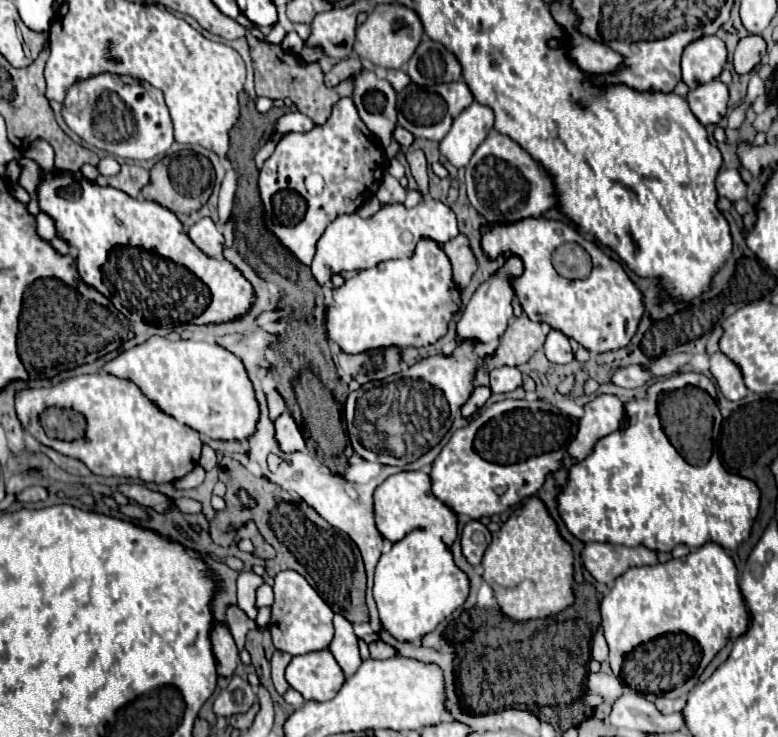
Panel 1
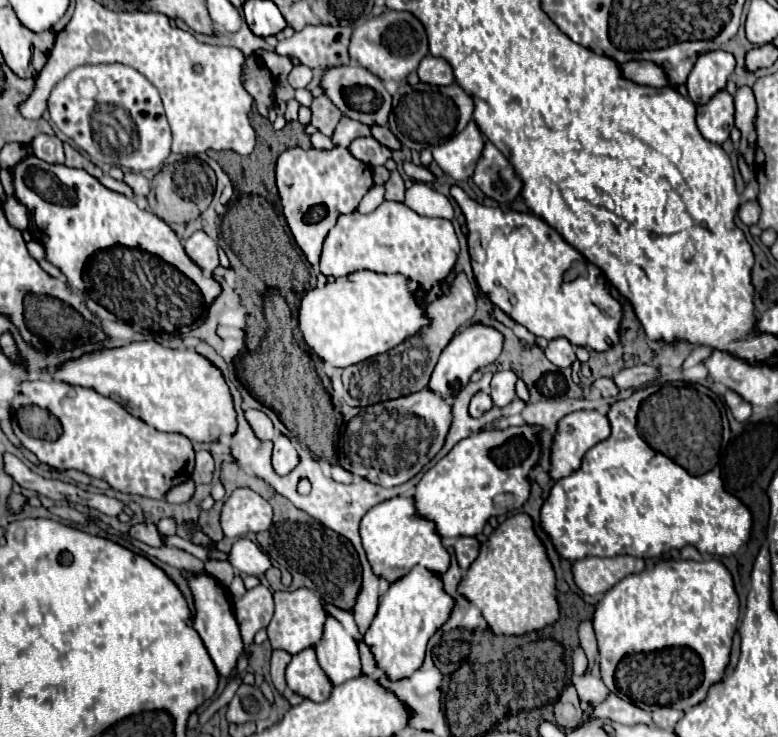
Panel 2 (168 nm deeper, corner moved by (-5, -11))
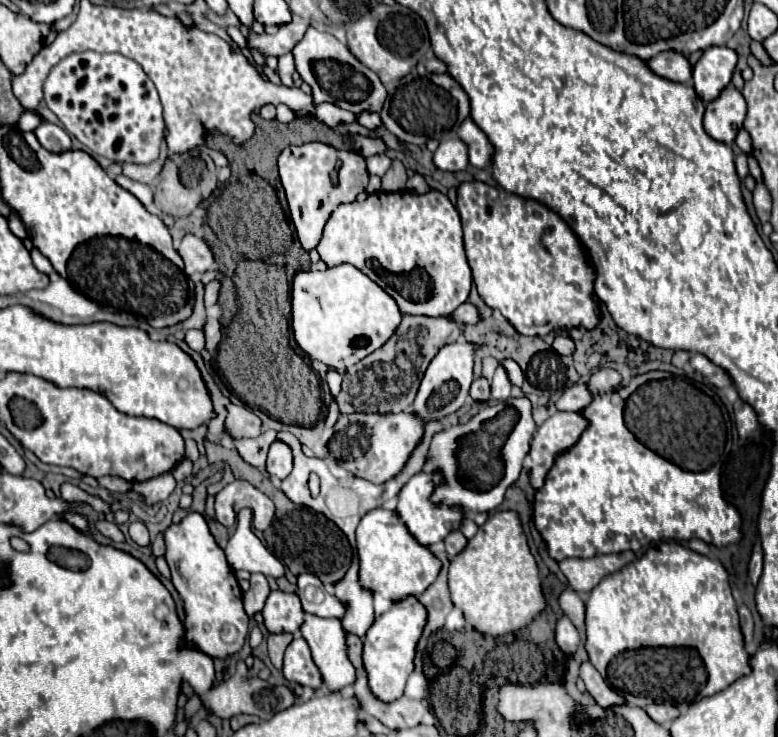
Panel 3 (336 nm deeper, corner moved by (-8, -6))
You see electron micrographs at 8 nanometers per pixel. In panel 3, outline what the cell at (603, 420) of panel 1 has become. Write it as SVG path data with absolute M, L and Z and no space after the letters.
M563 411L551 413L549 419L545 419L539 425L529 449L529 455L533 459L529 483L533 489L539 489L543 485L547 471L555 463L555 455L567 451L567 447L571 447L575 439L579 439L583 427L587 427L587 421L579 413L563 413Z

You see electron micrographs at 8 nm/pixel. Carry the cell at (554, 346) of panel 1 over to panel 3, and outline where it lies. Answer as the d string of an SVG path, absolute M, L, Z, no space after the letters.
M557 335L553 341L553 347L555 351L559 351L559 355L573 355L575 351L575 343L569 335Z

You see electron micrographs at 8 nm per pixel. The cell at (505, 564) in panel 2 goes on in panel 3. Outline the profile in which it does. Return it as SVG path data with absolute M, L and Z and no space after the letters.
M499 511L481 525L461 553L449 559L449 593L453 607L461 609L465 621L483 635L505 635L519 631L545 609L537 563L527 547L521 521L513 511Z

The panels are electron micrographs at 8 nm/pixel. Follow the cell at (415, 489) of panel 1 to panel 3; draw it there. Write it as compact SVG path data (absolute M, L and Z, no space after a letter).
M375 509L369 511L359 527L357 527L357 553L359 553L359 585L371 593L383 593L387 595L389 601L403 601L409 597L419 597L439 575L441 561L429 553L425 547L419 547L411 535L407 535L407 527L399 523L399 517L395 511L385 511L385 509Z

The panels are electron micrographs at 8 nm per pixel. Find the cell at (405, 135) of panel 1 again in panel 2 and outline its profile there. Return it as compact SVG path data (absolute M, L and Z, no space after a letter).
M372 126L372 136L374 136L380 144L388 146L390 150L400 150L400 148L402 148L400 140L390 132L388 126Z

